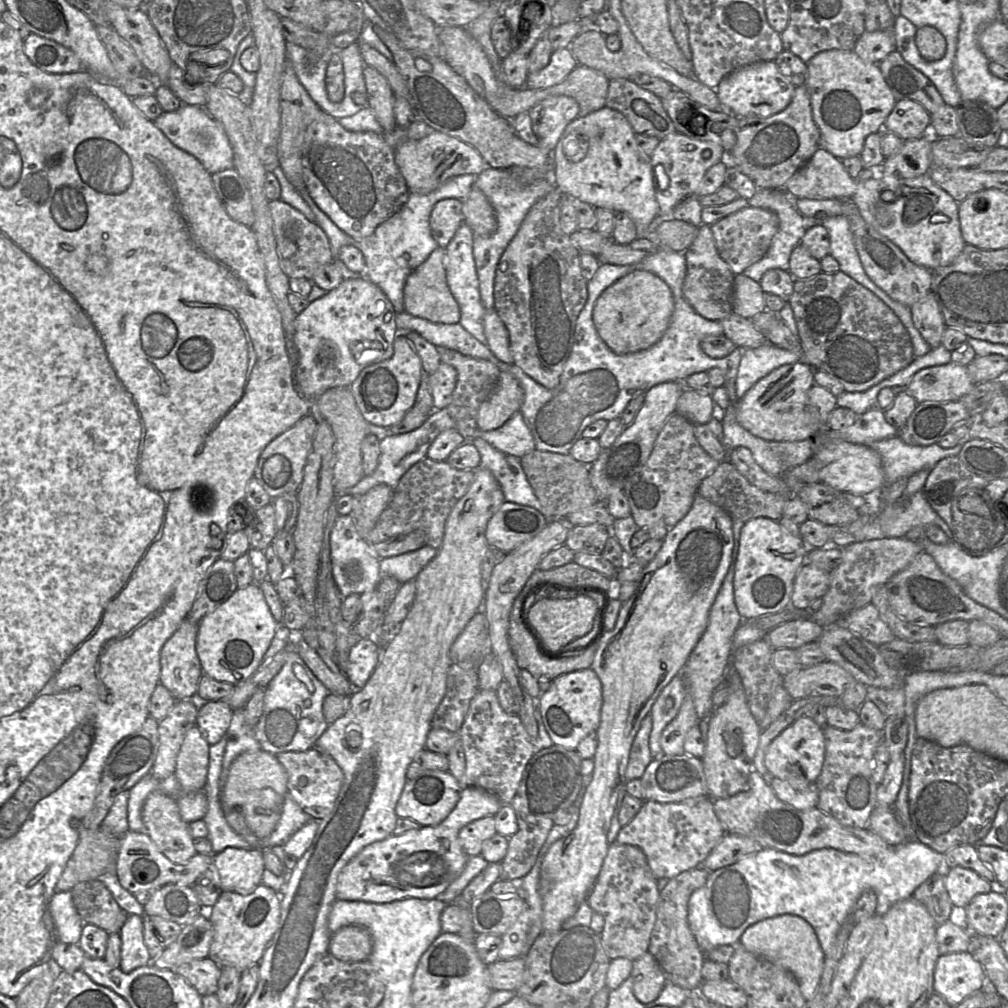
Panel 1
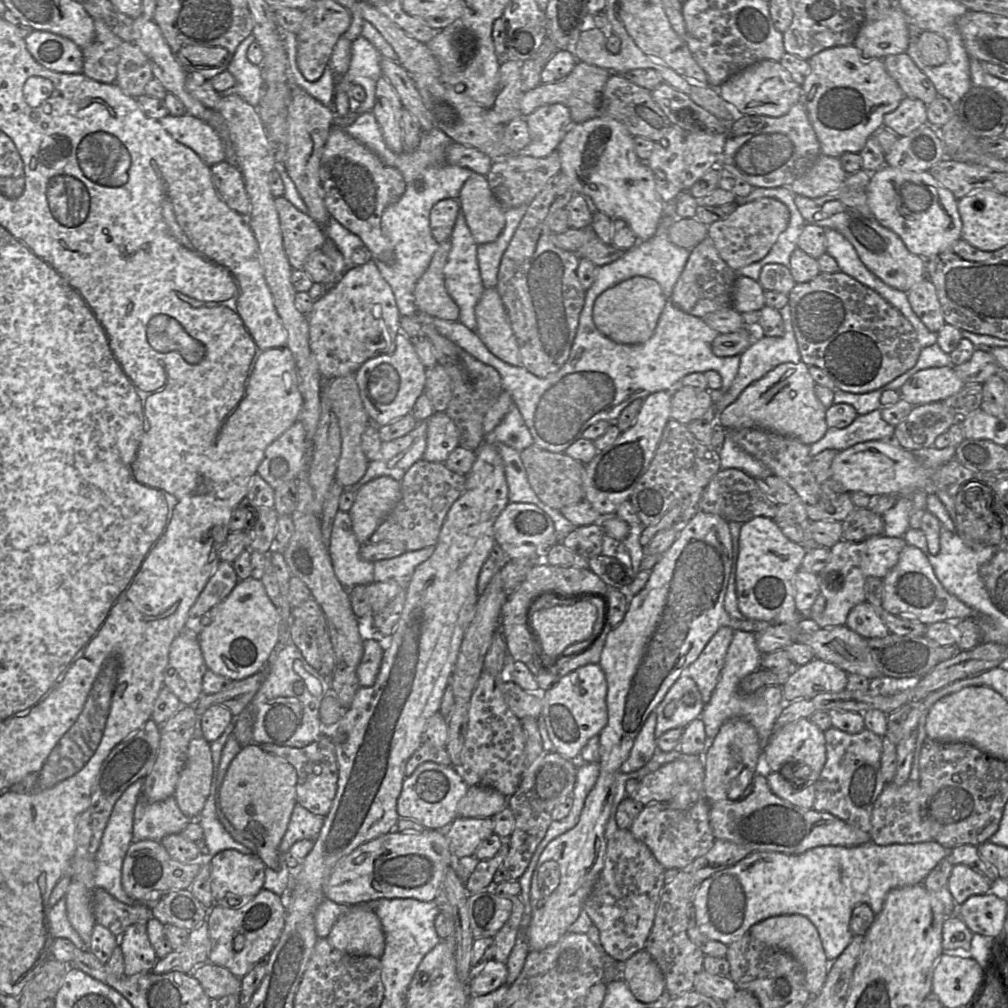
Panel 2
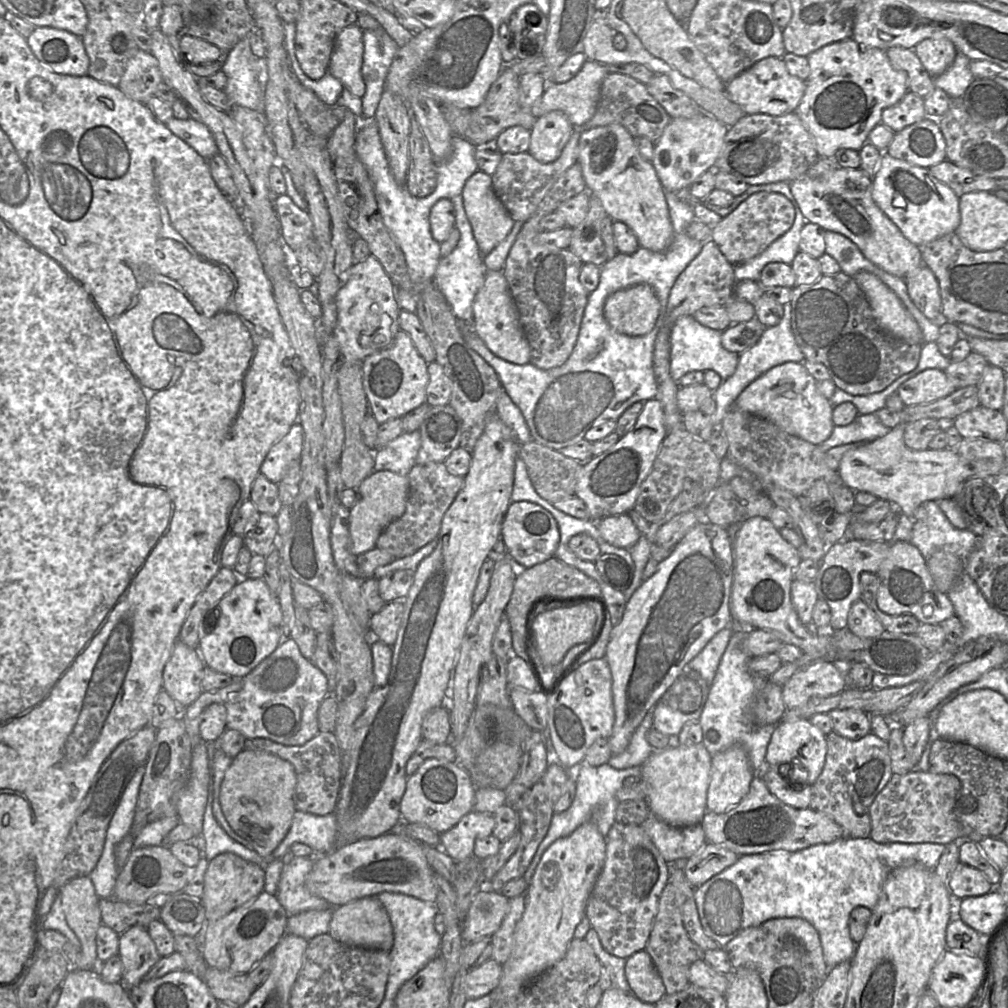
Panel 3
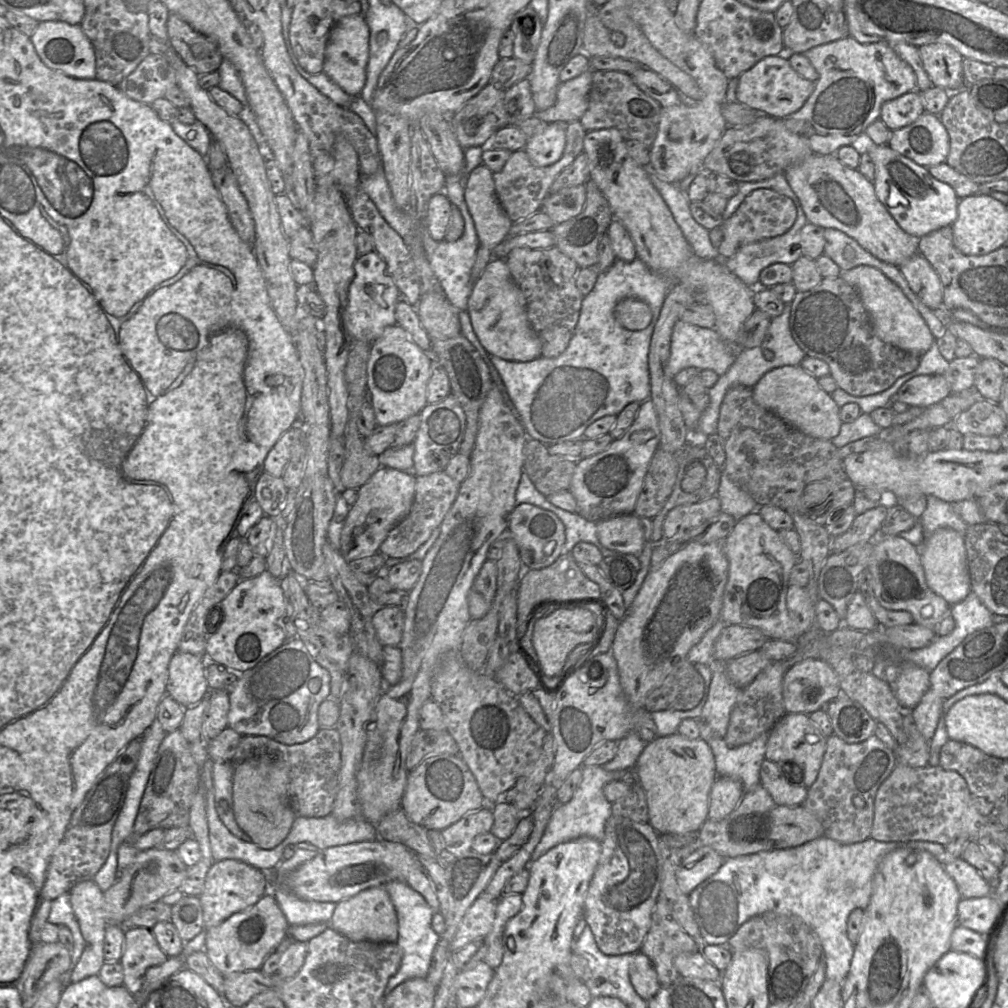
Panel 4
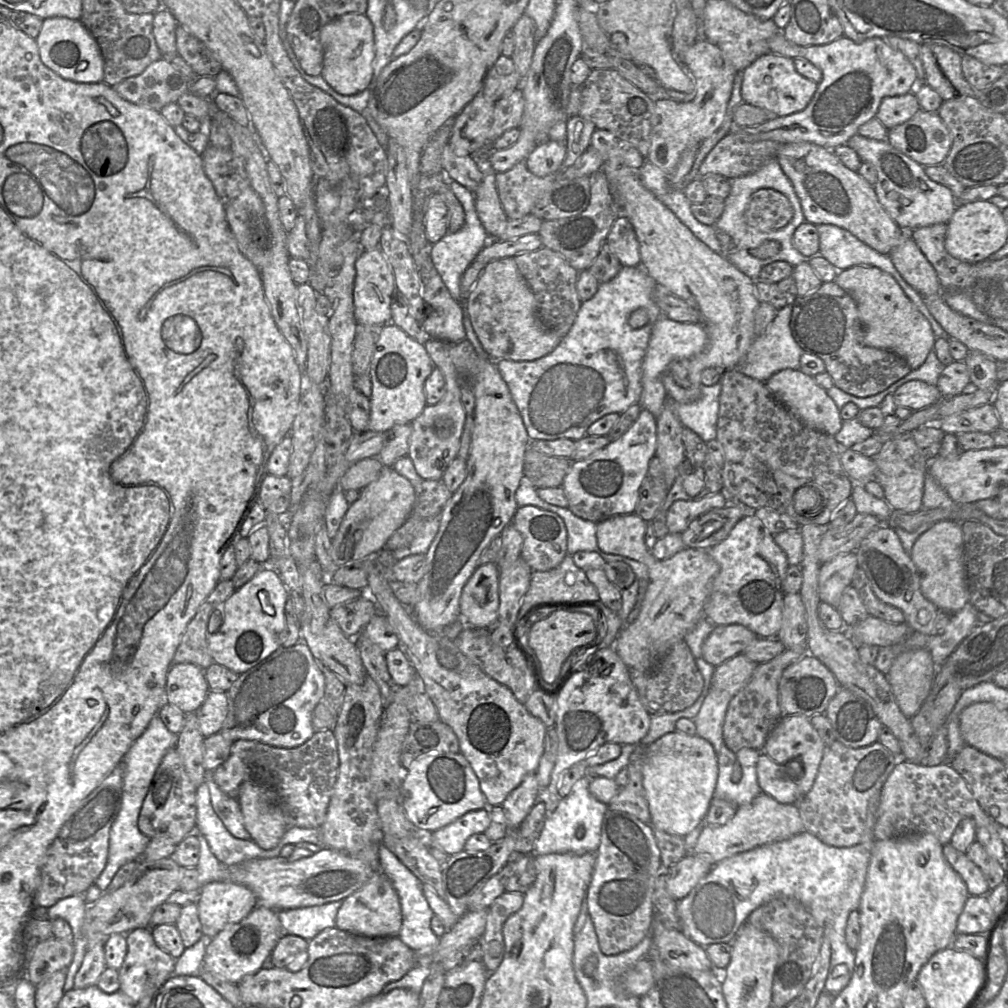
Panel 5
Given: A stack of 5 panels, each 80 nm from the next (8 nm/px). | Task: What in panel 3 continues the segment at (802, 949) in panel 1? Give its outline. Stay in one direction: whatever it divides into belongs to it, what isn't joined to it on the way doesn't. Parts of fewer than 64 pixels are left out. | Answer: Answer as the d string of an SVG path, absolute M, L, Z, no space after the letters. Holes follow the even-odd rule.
M773 918L762 923L761 928L779 938L794 938L805 948L817 978L817 986L830 971L824 956L817 930L802 918Z

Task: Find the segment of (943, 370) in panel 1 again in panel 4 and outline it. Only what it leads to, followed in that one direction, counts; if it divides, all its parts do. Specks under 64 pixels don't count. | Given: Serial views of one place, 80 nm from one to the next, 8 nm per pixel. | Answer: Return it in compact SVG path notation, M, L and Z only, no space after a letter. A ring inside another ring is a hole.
M918 375L906 381L896 392L897 401L927 408L951 394L944 375Z

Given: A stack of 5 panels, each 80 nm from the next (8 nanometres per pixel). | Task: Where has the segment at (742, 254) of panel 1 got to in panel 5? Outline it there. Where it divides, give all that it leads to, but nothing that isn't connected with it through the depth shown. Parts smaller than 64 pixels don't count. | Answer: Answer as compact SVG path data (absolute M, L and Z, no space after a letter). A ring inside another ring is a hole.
M759 189L750 198L745 212L749 226L760 232L784 228L793 218L789 199L774 189Z

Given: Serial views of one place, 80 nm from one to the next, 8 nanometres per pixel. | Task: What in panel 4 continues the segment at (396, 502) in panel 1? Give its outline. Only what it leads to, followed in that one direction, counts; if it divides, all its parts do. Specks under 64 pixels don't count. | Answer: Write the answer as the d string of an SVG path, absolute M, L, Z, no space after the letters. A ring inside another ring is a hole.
M445 471L428 475L415 475L415 495L409 514L387 535L379 548L380 554L388 558L402 558L414 553L430 537L432 531L440 527L446 513L454 503L460 483Z

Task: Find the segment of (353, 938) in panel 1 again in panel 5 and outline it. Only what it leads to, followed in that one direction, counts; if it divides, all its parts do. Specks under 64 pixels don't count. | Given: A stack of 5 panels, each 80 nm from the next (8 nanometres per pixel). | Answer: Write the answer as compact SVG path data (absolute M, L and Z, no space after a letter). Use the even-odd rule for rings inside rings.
M381 871L375 872L361 888L342 900L335 922L335 927L340 930L366 937L398 937L401 926L398 894Z

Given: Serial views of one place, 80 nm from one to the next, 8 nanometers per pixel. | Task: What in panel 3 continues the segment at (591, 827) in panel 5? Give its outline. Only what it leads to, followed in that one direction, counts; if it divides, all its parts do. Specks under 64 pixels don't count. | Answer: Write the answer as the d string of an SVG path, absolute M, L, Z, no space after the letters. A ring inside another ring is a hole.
M581 762L579 766L574 769L574 779L576 782L576 792L571 806L560 813L553 813L551 823L547 834L539 844L531 863L529 864L523 877L529 884L535 868L539 863L544 851L558 838L570 835L581 824L594 820L600 833L606 837L612 822L616 822L615 813L619 803L616 793L623 787L625 778L634 776L641 778L641 766L630 767L626 769L614 769L609 764L601 764L599 766L591 766L585 762Z

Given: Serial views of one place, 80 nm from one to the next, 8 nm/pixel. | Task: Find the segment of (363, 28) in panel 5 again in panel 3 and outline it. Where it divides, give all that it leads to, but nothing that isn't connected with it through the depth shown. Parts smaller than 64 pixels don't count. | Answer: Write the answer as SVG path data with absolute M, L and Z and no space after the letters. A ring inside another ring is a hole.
M356 23L342 29L335 38L328 65L328 72L358 98L365 94L365 84L361 75L362 37L363 31Z

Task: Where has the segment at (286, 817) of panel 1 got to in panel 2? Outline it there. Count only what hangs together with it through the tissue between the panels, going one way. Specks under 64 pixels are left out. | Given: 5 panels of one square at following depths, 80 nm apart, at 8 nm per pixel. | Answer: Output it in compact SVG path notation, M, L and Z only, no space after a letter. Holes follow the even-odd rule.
M296 804L283 839L279 852L288 853L290 847L297 841L308 839L315 841L324 823L324 817L315 815Z

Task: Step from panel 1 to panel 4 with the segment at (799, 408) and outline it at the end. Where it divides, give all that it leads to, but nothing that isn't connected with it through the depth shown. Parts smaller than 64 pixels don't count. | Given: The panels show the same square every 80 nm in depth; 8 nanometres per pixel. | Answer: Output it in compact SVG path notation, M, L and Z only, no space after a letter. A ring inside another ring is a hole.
M800 365L782 366L768 371L753 387L753 399L761 407L773 412L790 426L802 433L819 439L831 440L840 431L842 421L839 417L840 407L837 406L831 395L825 392L818 384L817 379L805 371Z

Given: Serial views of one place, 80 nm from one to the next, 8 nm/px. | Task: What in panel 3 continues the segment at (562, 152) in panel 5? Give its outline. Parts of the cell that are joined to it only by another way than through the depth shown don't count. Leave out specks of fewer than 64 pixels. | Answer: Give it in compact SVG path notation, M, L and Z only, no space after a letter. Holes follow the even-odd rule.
M550 111L536 118L529 130L527 152L541 163L553 162L561 154L574 129L562 111Z

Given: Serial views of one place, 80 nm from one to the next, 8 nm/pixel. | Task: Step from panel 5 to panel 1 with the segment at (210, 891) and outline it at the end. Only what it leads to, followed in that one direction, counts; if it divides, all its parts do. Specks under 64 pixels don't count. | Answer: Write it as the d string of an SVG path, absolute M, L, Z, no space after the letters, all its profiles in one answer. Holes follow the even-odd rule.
M226 848L213 855L213 869L222 892L250 894L262 883L265 869L262 850Z

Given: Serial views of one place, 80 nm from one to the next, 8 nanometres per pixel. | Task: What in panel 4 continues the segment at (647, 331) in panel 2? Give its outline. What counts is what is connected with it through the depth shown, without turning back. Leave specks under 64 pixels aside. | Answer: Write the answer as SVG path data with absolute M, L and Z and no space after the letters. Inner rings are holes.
M624 298L614 308L618 323L627 330L640 331L648 327L652 320L649 305L638 298Z

